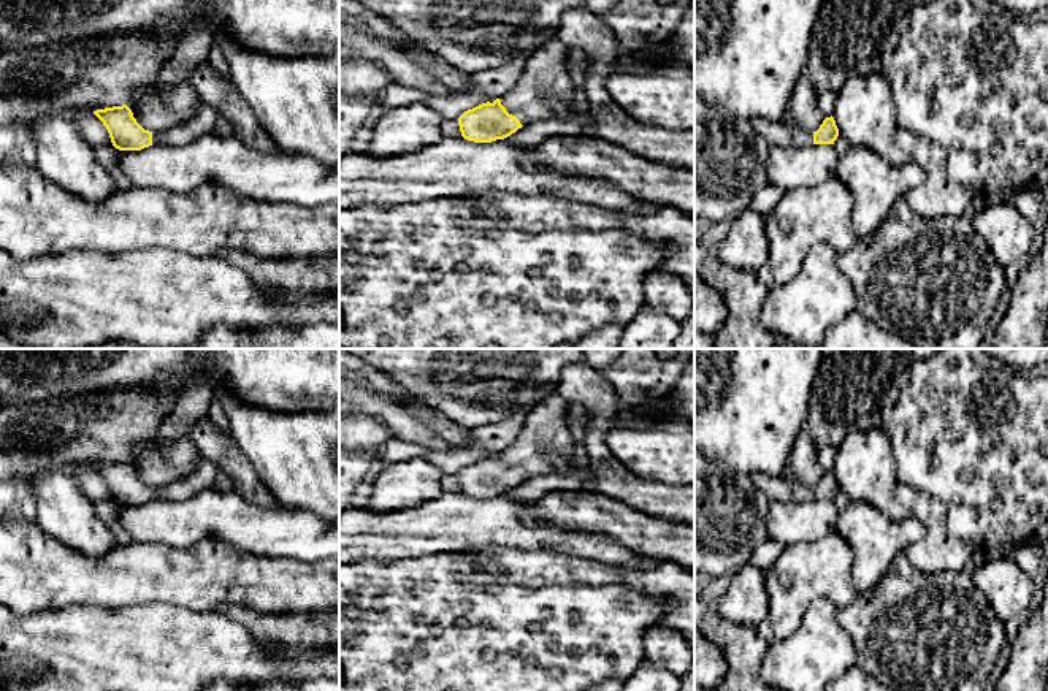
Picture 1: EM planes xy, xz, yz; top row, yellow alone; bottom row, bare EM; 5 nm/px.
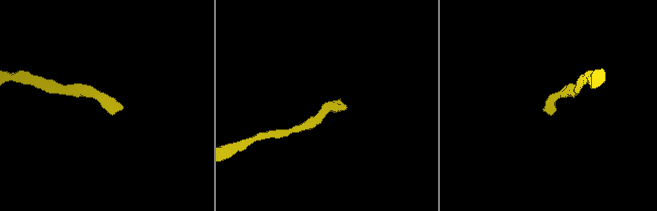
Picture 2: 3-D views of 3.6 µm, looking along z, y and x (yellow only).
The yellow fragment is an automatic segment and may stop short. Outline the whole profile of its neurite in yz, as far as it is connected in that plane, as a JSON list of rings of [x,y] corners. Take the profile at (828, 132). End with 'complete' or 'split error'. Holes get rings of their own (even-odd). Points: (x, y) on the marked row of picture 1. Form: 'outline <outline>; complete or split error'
outline [[[788,113],[783,117],[785,125],[791,130],[793,146],[807,147],[812,144],[834,144],[839,128],[834,117],[826,117],[817,132],[804,130]]]; split error

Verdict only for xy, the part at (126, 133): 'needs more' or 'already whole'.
needs more

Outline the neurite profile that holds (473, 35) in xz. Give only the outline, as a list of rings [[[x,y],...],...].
[[[352,0],[374,14],[385,17],[398,27],[411,41],[433,54],[441,55],[447,63],[477,73],[487,68],[504,65],[517,54],[534,52],[555,38],[561,16],[583,6],[585,0]]]

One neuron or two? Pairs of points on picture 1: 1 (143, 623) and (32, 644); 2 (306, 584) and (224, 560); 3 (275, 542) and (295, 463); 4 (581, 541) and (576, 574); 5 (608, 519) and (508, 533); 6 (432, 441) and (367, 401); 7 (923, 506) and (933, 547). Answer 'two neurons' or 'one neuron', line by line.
1: one neuron
2: one neuron
3: two neurons
4: two neurons
5: two neurons
6: one neuron
7: one neuron

